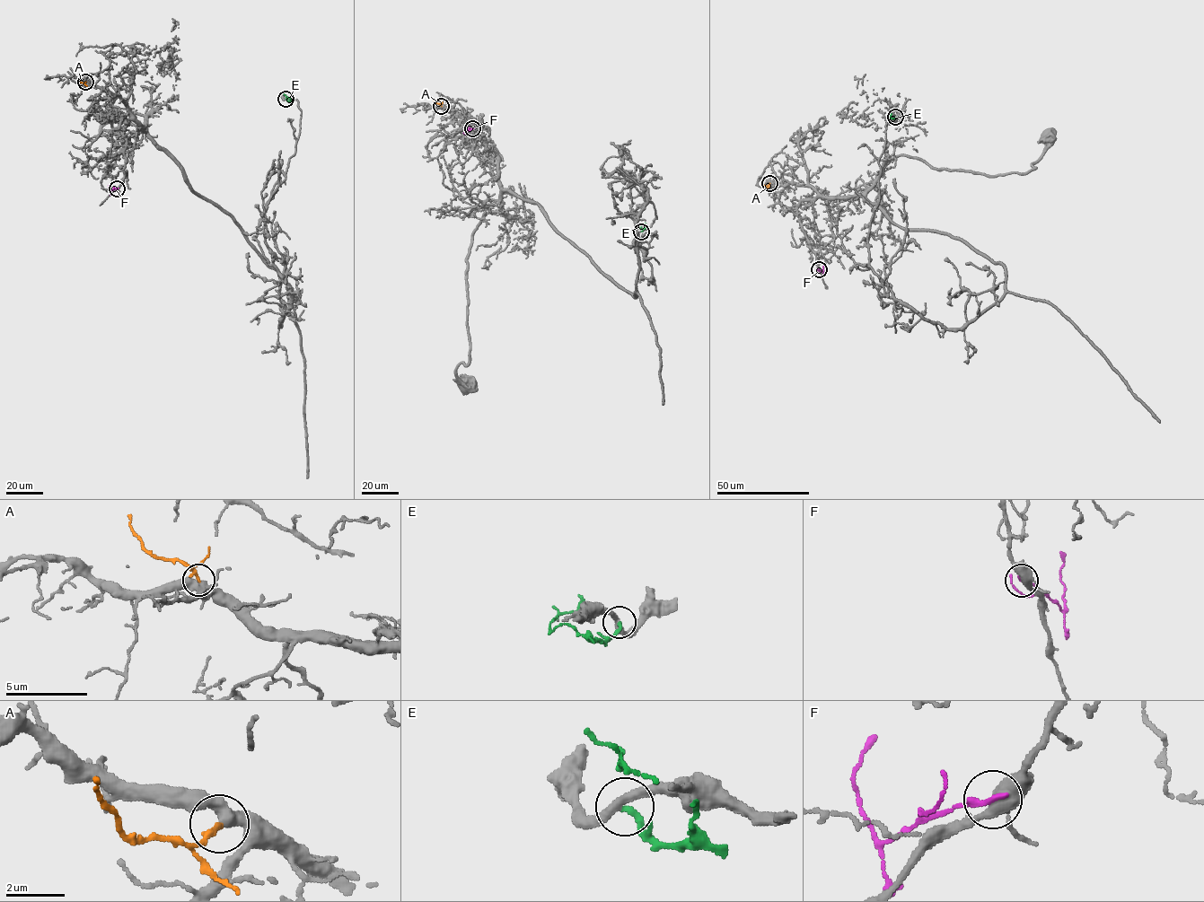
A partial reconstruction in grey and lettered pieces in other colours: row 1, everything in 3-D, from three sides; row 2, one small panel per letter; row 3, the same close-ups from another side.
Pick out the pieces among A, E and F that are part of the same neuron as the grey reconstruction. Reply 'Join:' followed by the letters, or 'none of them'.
Join: A

